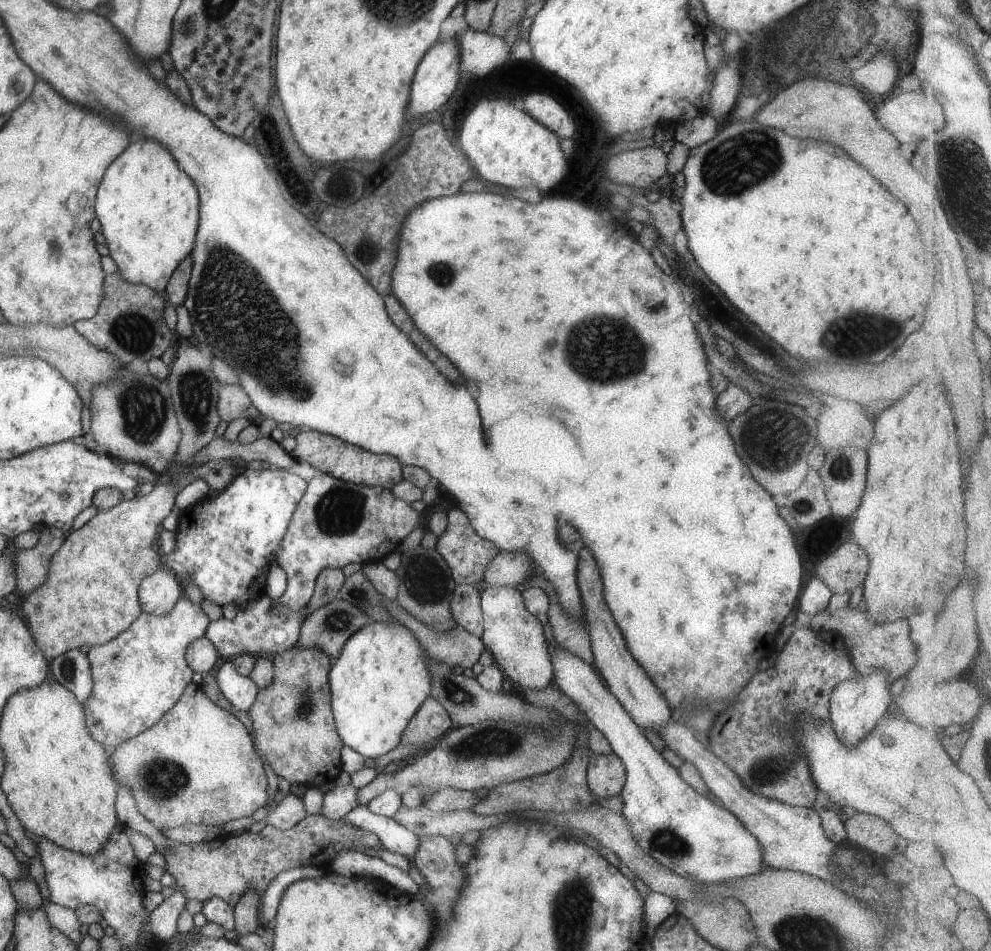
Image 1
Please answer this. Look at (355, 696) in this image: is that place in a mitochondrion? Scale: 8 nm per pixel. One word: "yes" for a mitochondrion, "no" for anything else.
no

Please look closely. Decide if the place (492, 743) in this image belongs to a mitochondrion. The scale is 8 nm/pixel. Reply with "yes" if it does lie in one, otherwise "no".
yes

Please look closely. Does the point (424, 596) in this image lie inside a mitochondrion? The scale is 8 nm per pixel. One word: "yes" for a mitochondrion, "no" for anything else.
yes

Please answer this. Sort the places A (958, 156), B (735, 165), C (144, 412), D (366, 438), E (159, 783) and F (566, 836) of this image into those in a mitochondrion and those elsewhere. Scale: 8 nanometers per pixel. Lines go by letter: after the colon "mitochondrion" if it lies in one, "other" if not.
A: mitochondrion
B: mitochondrion
C: mitochondrion
D: other
E: mitochondrion
F: other

